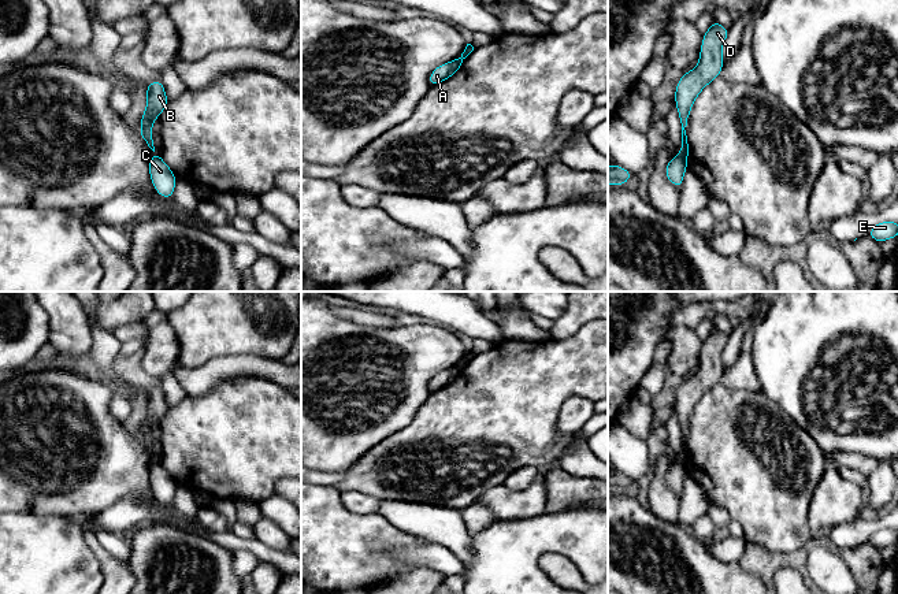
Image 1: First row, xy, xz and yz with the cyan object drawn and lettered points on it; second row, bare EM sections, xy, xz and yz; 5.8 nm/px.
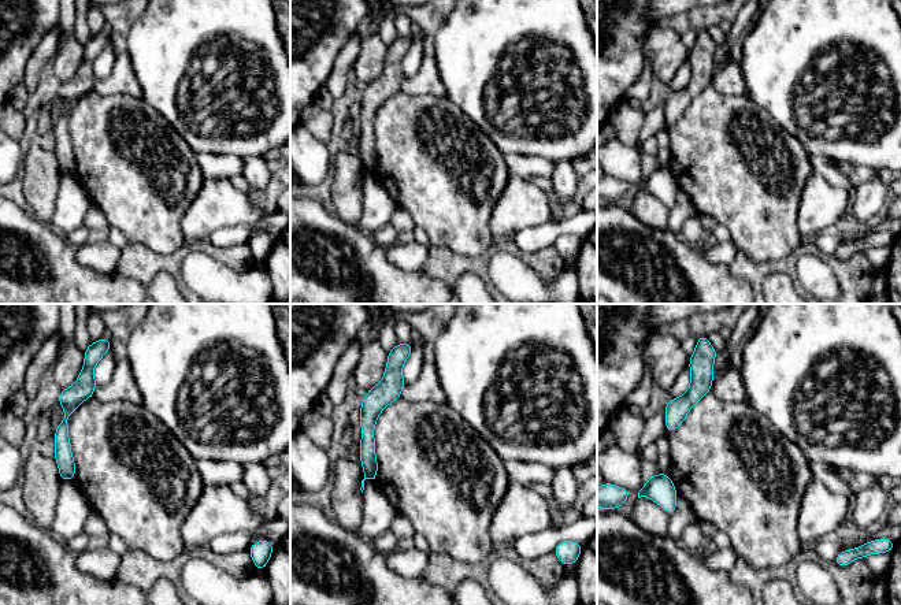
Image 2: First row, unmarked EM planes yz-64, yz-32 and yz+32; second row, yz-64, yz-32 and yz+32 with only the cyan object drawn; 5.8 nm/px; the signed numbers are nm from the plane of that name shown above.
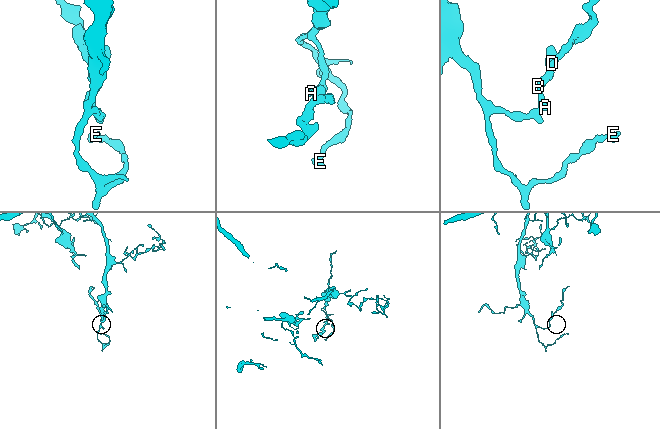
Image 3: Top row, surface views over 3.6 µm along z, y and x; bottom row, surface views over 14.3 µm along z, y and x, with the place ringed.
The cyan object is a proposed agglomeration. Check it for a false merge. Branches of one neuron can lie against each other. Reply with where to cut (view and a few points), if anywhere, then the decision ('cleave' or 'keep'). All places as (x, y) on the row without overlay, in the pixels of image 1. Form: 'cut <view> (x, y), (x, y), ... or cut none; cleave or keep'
cut yz (679, 460), (686, 466); cleave

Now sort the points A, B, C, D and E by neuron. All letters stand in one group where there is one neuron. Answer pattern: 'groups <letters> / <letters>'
groups A B D / C E

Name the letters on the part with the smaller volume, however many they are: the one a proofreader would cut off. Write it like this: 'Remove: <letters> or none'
Remove: A, B, D

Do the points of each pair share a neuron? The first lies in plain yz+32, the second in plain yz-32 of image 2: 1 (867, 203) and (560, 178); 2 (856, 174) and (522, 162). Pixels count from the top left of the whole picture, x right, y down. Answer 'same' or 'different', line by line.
1: same
2: same

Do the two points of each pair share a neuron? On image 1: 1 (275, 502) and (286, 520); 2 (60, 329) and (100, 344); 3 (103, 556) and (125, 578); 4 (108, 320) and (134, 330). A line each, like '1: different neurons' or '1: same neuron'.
1: same neuron
2: different neurons
3: same neuron
4: different neurons

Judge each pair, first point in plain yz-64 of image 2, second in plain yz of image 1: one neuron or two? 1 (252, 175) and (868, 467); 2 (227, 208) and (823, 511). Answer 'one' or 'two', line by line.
1: two
2: one

